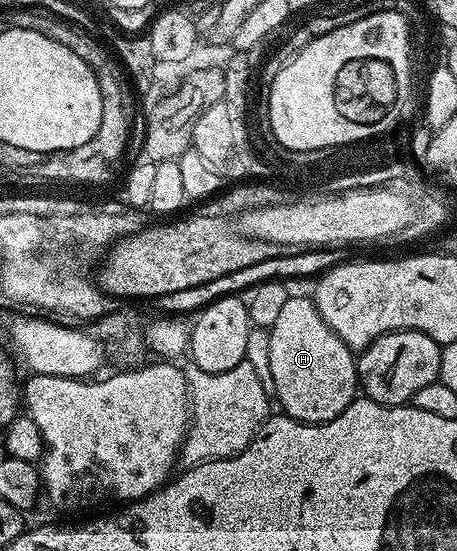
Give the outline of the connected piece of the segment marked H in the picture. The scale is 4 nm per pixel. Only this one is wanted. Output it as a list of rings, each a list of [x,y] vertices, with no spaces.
[[[297,293],[291,294],[288,301],[280,308],[280,314],[276,321],[268,329],[271,345],[269,346],[269,364],[272,369],[272,380],[275,385],[273,398],[276,400],[283,412],[291,419],[298,419],[301,423],[327,423],[344,409],[359,394],[358,386],[358,365],[355,352],[350,346],[339,337],[336,332],[320,317],[318,307],[314,304],[313,298]]]

